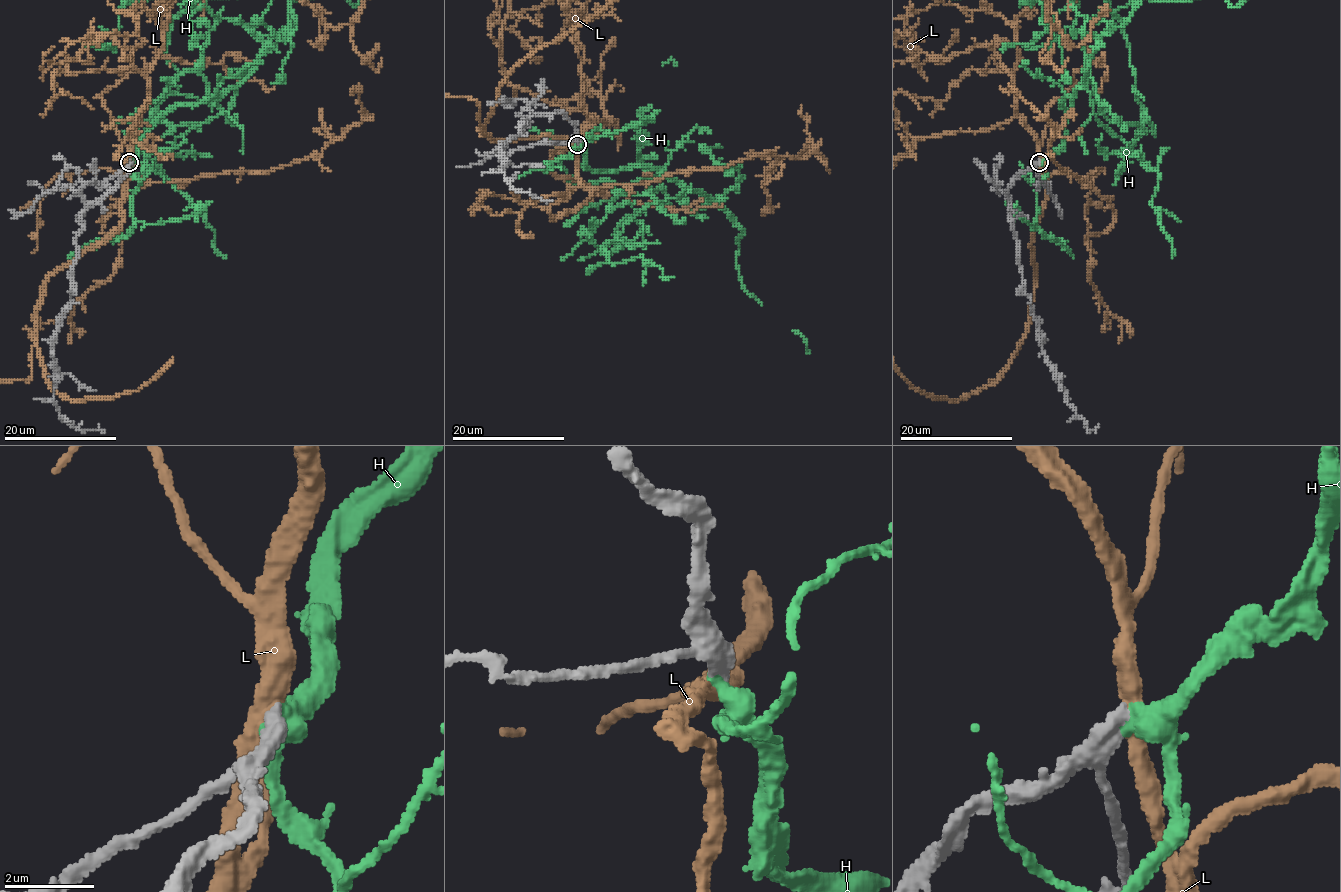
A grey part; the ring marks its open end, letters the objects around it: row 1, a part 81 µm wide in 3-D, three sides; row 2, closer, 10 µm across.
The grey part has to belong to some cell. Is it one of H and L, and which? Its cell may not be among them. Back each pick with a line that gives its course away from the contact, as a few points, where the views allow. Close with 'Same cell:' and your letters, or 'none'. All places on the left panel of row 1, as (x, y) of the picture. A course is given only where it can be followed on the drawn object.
Same cell: H

